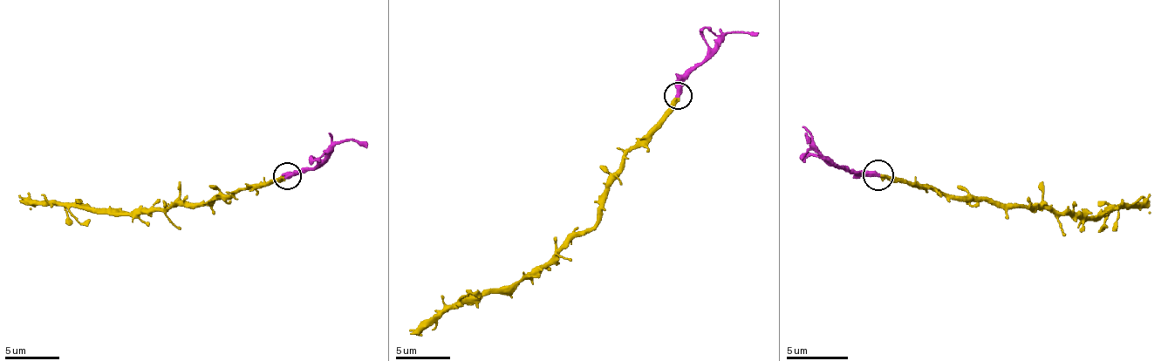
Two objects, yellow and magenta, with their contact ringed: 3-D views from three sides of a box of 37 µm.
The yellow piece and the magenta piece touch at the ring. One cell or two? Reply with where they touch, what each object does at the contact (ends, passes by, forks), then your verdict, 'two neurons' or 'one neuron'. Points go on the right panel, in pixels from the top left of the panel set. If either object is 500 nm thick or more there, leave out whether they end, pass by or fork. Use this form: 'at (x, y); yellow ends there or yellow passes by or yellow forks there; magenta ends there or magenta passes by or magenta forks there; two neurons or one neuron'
at (877, 174); yellow ends there; magenta ends there; one neuron

